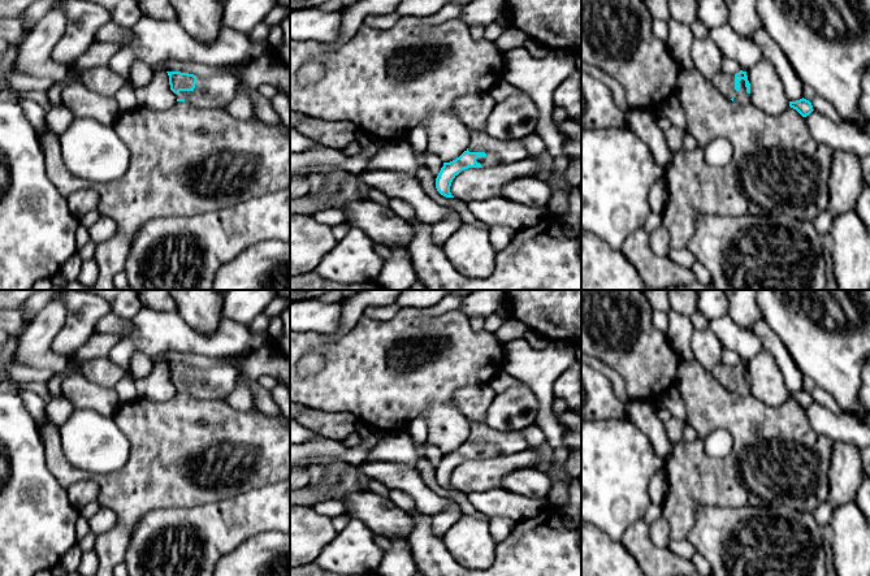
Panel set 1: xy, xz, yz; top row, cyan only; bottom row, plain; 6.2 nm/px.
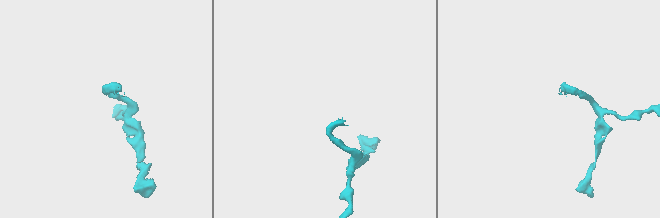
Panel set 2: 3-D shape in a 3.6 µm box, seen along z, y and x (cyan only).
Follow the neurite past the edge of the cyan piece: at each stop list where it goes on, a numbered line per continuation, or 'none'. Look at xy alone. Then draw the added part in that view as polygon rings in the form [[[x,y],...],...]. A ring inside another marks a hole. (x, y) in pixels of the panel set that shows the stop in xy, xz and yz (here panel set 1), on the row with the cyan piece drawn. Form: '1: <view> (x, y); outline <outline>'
1: xy (216, 91); outline [[[231,75],[199,77],[192,91],[179,91],[177,99],[198,108],[224,108],[235,95],[237,81]]]

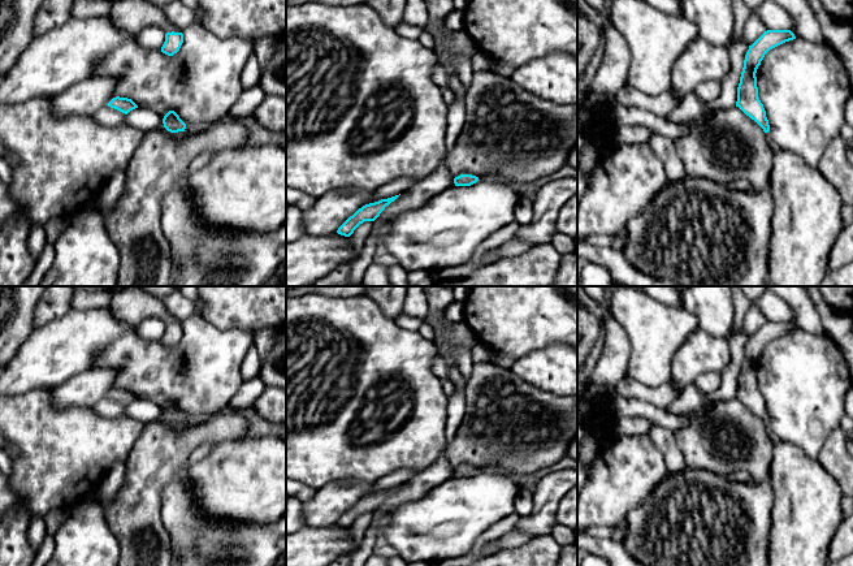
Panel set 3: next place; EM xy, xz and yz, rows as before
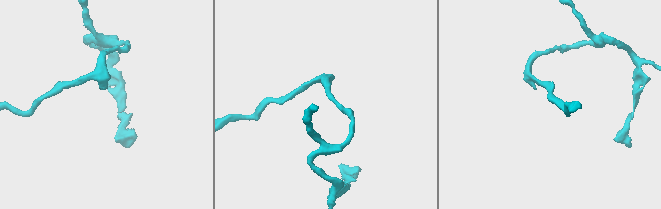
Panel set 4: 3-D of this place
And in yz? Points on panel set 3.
1: yz (769, 138); outline [[[770,131],[766,133],[766,141],[767,141],[768,146],[771,147],[771,150],[772,150],[774,152],[776,152],[776,151],[780,150],[779,146],[778,146],[778,144],[775,143],[775,141],[772,139]]]

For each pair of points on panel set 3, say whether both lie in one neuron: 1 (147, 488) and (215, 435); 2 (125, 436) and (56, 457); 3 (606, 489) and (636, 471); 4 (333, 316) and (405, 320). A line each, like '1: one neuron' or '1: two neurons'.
1: one neuron
2: one neuron
3: one neuron
4: two neurons

